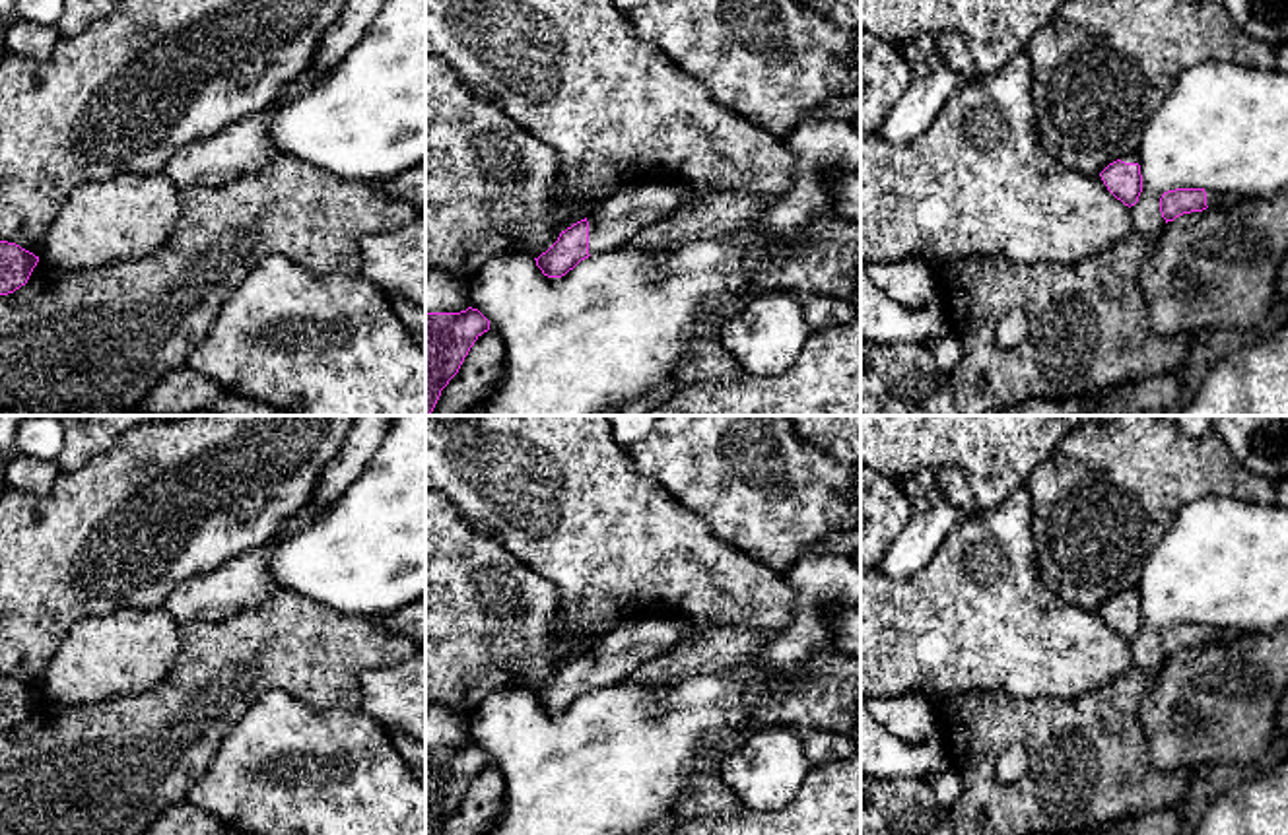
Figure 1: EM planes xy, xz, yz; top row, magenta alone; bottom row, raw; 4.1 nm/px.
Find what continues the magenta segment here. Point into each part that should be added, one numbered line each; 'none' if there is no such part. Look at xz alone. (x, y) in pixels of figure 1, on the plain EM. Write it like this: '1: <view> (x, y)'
1: xz (632, 643)

